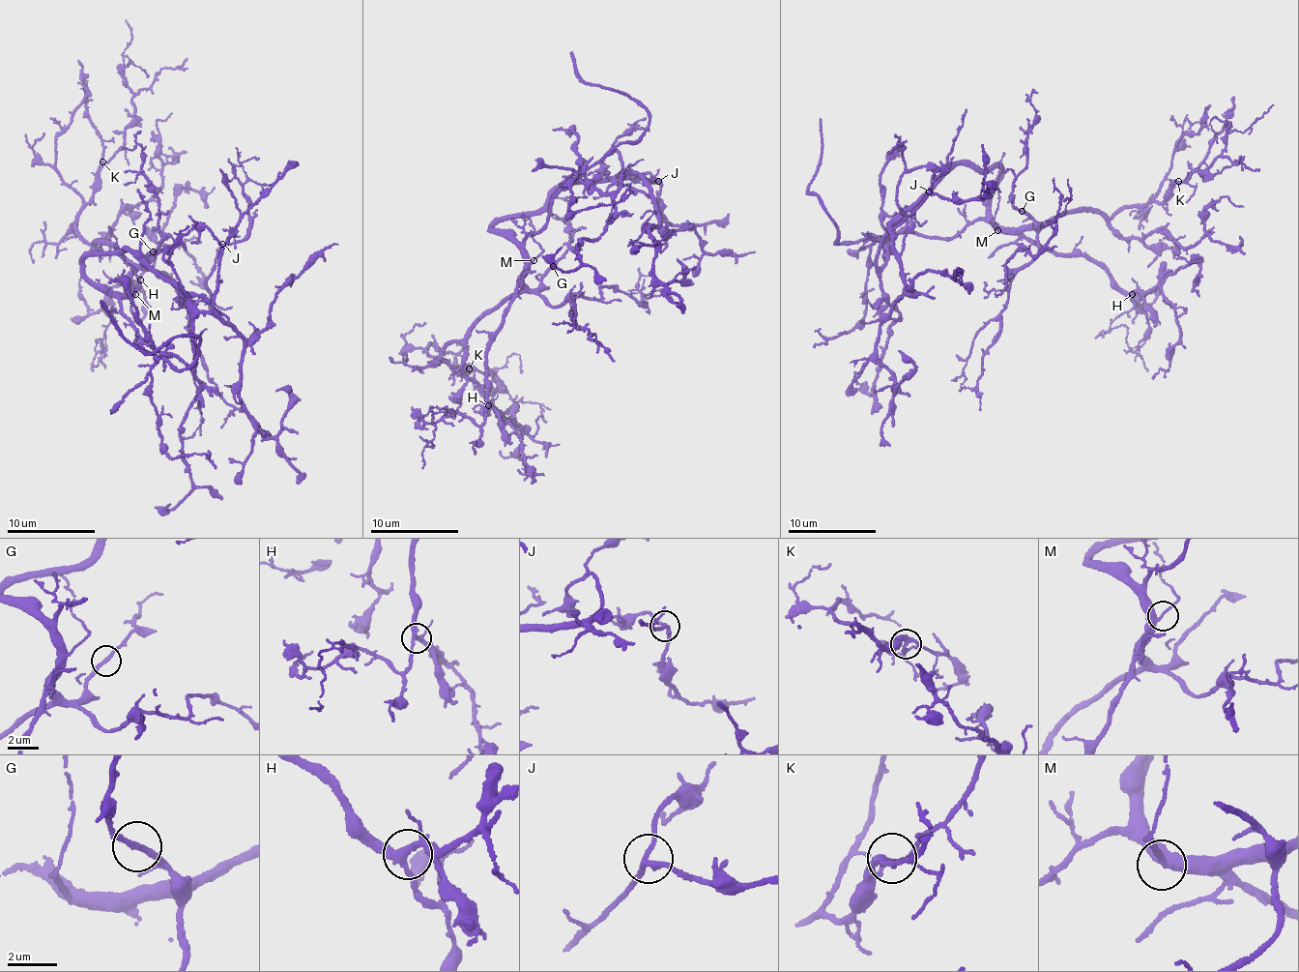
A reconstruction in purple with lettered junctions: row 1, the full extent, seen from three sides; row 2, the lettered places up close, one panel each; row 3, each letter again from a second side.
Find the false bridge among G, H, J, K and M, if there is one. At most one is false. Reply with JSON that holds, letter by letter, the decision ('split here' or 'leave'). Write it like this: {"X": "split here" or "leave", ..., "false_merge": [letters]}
{"G": "split here", "H": "leave", "J": "leave", "K": "leave", "M": "leave", "false_merge": ["G"]}

